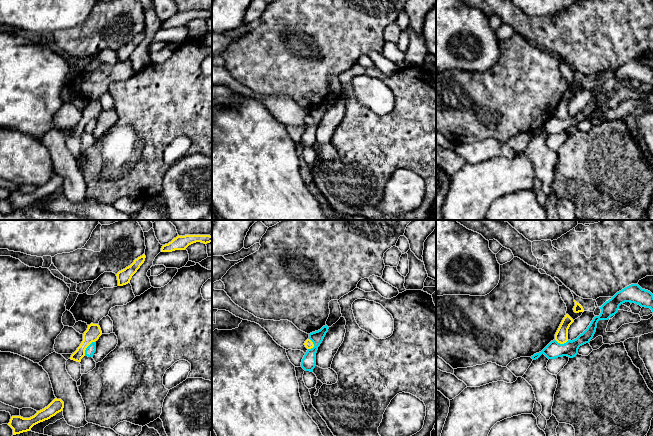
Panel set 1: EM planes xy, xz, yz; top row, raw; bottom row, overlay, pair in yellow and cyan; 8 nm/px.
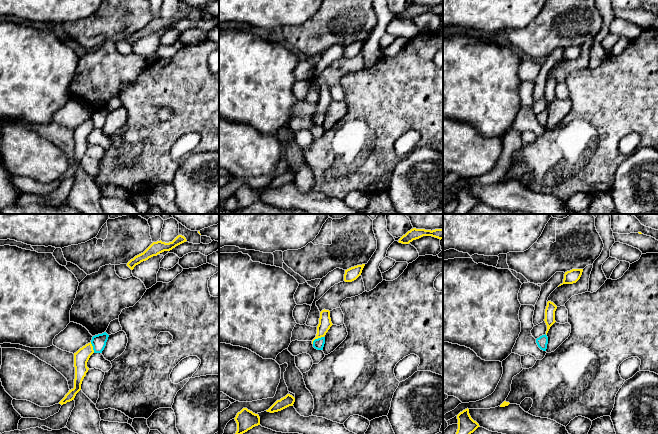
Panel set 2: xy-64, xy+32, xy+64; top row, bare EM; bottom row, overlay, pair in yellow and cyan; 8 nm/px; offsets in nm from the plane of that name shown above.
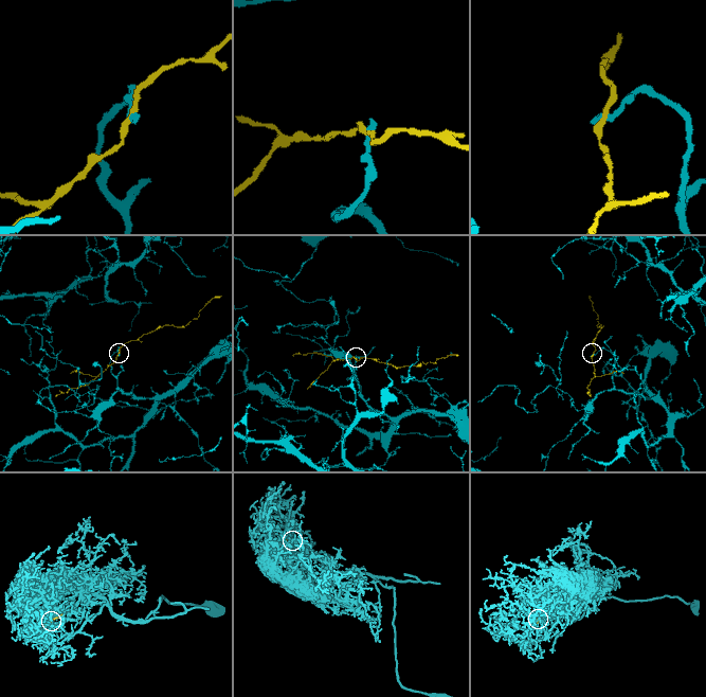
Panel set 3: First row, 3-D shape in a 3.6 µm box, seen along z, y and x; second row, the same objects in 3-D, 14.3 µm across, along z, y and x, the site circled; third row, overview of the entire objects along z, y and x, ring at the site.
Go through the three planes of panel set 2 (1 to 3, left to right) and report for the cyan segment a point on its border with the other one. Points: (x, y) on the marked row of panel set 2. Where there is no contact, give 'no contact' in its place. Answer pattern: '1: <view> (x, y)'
1: xy-64 (92, 347)
2: xy+32 (317, 338)
3: no contact

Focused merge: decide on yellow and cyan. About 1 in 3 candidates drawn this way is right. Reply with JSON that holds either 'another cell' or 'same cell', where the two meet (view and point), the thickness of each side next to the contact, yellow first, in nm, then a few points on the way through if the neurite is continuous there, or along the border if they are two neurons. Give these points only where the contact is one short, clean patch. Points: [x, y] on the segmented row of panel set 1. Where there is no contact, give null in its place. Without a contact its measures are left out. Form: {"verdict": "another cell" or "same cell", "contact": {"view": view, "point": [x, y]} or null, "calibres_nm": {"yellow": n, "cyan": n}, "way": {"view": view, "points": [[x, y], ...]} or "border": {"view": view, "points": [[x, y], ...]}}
{"verdict": "same cell", "contact": {"view": "xy", "point": [87, 346]}, "calibres_nm": {"yellow": 120, "cyan": 80}, "way": {"view": "xy", "points": [[93, 332], [87, 346], [90, 350]]}}

